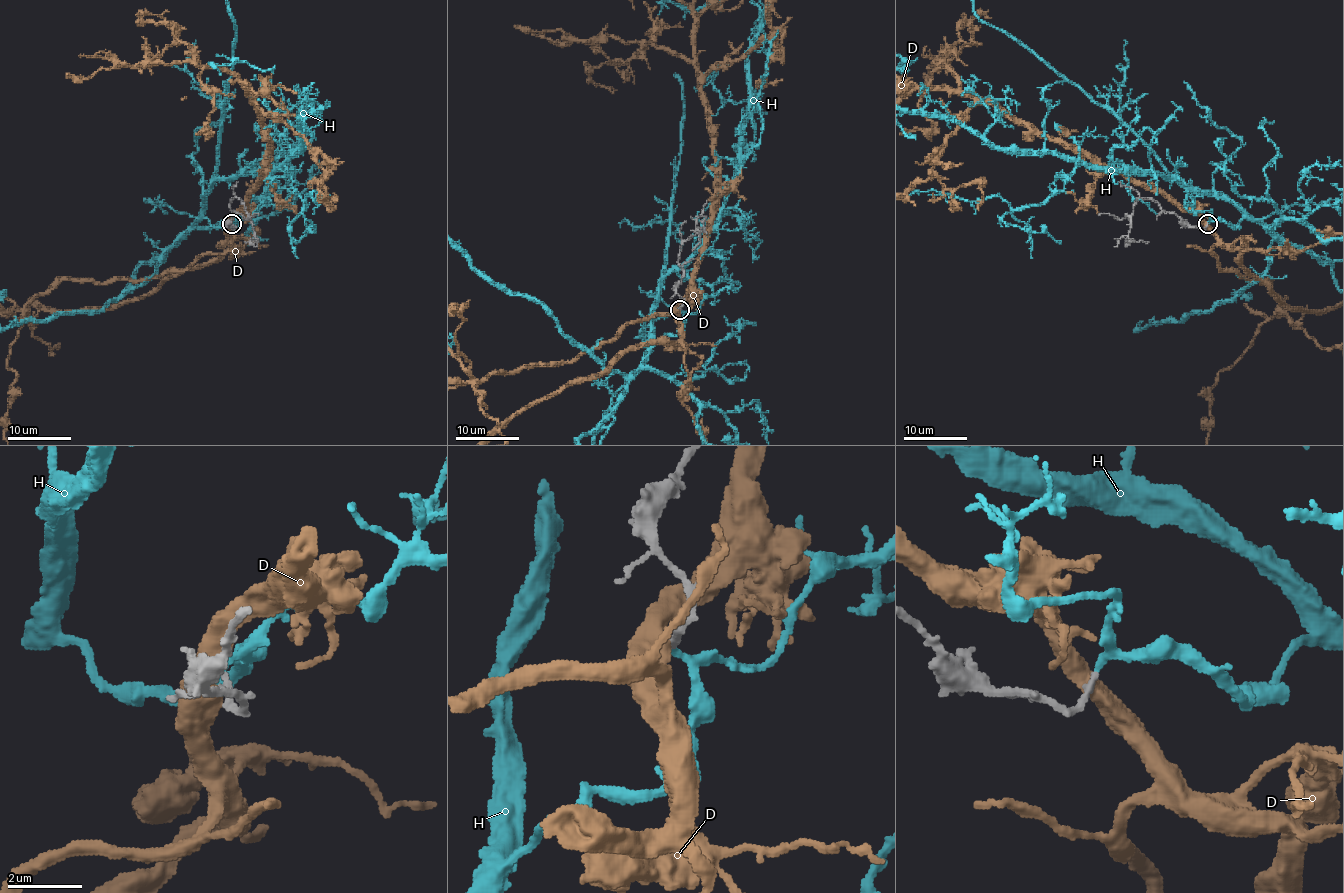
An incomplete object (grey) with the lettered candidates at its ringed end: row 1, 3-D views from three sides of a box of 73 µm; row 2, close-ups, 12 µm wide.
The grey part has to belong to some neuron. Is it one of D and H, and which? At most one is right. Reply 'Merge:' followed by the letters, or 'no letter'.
Merge: H

